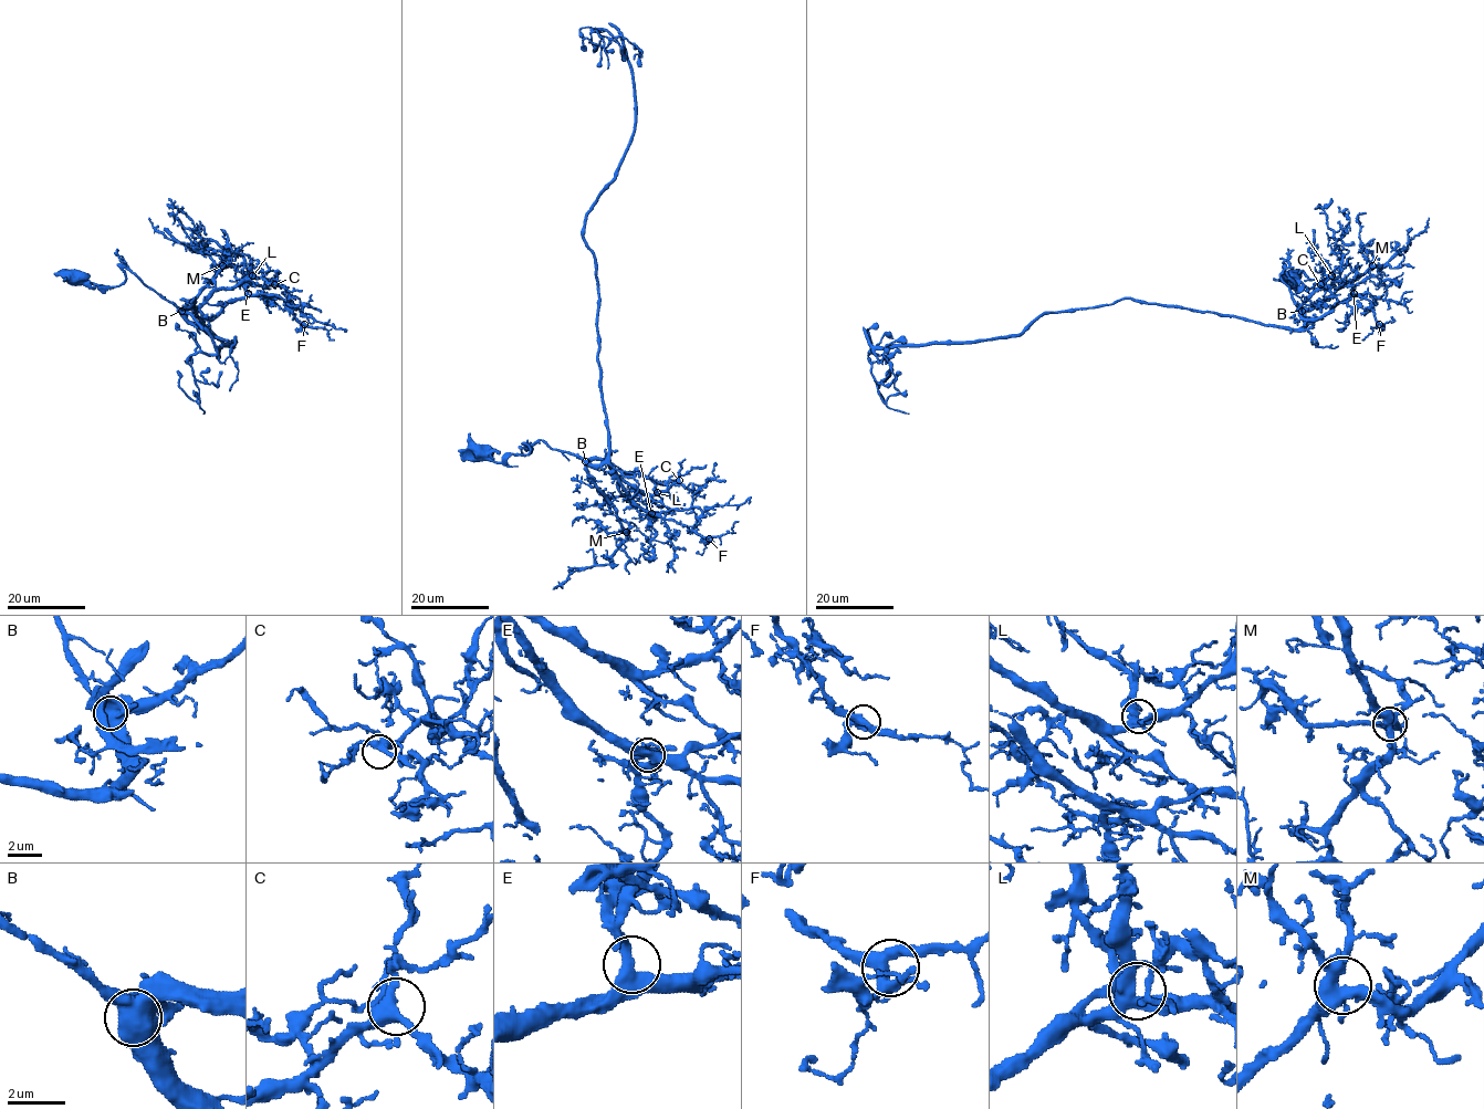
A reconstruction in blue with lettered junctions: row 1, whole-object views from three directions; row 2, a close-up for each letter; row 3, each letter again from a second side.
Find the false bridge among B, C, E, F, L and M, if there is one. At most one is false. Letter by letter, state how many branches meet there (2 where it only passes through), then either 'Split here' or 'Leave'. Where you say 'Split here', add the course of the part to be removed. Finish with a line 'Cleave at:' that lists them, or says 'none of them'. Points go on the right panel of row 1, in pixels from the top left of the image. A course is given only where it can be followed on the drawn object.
B: Branches: 4. Leave
C: Branches: 4. Leave
E: Branches: 4. Leave
F: Branches: 4. Leave
L: Branches: 4. Leave
M: Branches: 4. Leave
Cleave at: none of them

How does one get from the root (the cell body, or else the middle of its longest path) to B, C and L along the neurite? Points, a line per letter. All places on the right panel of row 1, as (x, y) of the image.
B: (1289, 278), (1302, 284), (1294, 288), (1295, 282), (1284, 267), (1279, 278), (1302, 311)
C: (1289, 278), (1302, 284), (1294, 288), (1284, 267), (1279, 278), (1298, 309), (1334, 279), (1320, 284)
L: (1289, 278), (1302, 284), (1294, 288), (1284, 267), (1279, 278), (1298, 309), (1327, 289), (1331, 275)

